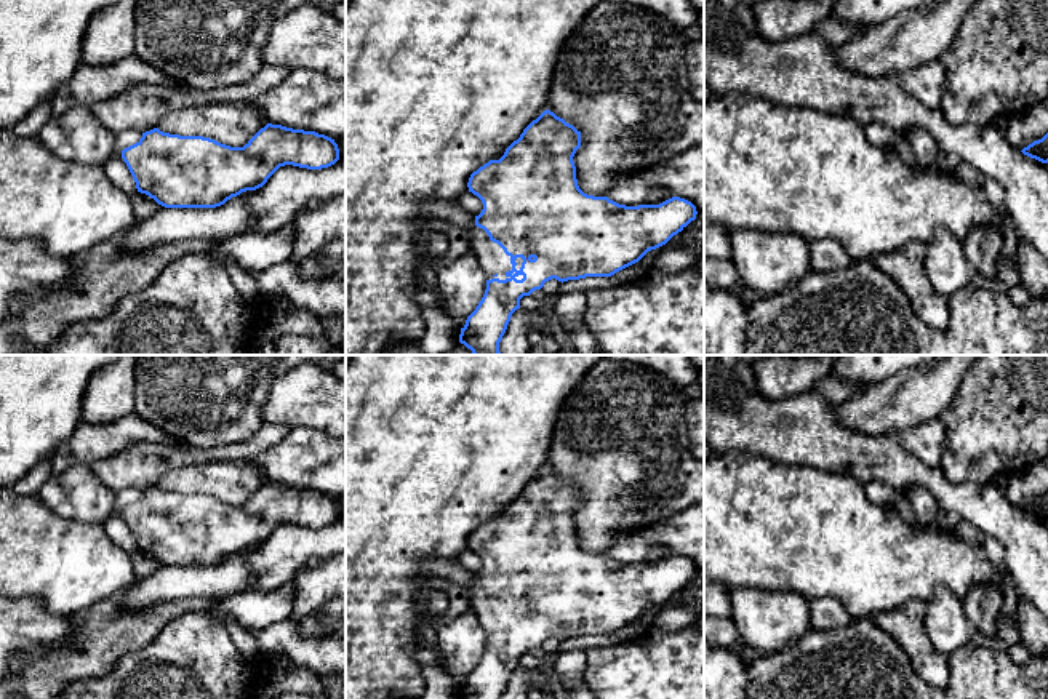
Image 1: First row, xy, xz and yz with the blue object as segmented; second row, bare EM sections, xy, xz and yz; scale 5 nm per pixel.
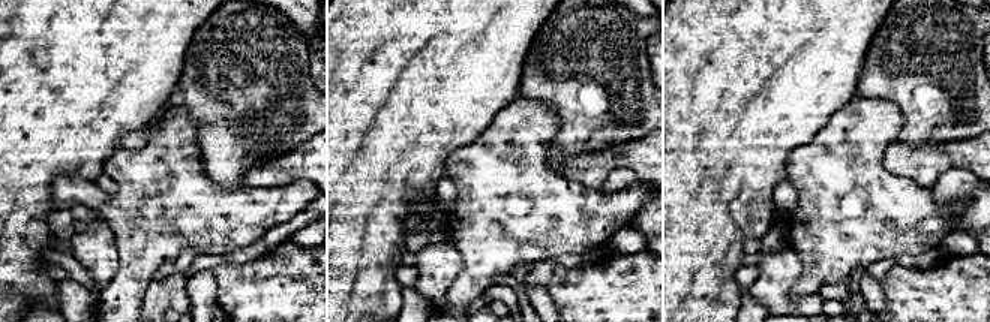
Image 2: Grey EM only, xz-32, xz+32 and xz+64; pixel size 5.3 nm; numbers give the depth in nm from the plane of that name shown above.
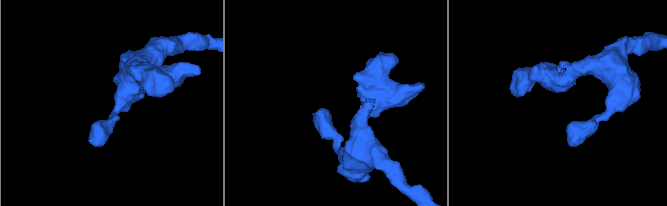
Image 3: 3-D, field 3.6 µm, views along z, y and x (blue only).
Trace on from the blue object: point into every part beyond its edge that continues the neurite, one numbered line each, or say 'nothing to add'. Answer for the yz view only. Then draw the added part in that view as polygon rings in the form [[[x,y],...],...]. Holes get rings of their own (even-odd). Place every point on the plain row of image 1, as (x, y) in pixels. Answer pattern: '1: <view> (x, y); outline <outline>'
nothing to add

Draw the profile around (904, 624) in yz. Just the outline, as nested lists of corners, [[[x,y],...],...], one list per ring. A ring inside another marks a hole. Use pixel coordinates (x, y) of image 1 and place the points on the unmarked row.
[[[912,598],[904,605],[875,614],[870,621],[886,632],[907,654],[915,673],[930,686],[949,683],[949,656],[934,649],[923,624],[926,606]]]

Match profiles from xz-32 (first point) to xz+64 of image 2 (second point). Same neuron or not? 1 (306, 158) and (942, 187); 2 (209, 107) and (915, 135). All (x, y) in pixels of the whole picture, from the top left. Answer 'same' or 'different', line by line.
1: different
2: same

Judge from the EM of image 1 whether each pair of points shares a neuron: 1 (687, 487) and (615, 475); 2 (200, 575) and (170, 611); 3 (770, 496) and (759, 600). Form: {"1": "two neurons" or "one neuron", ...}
{"1": "one neuron", "2": "two neurons", "3": "two neurons"}

